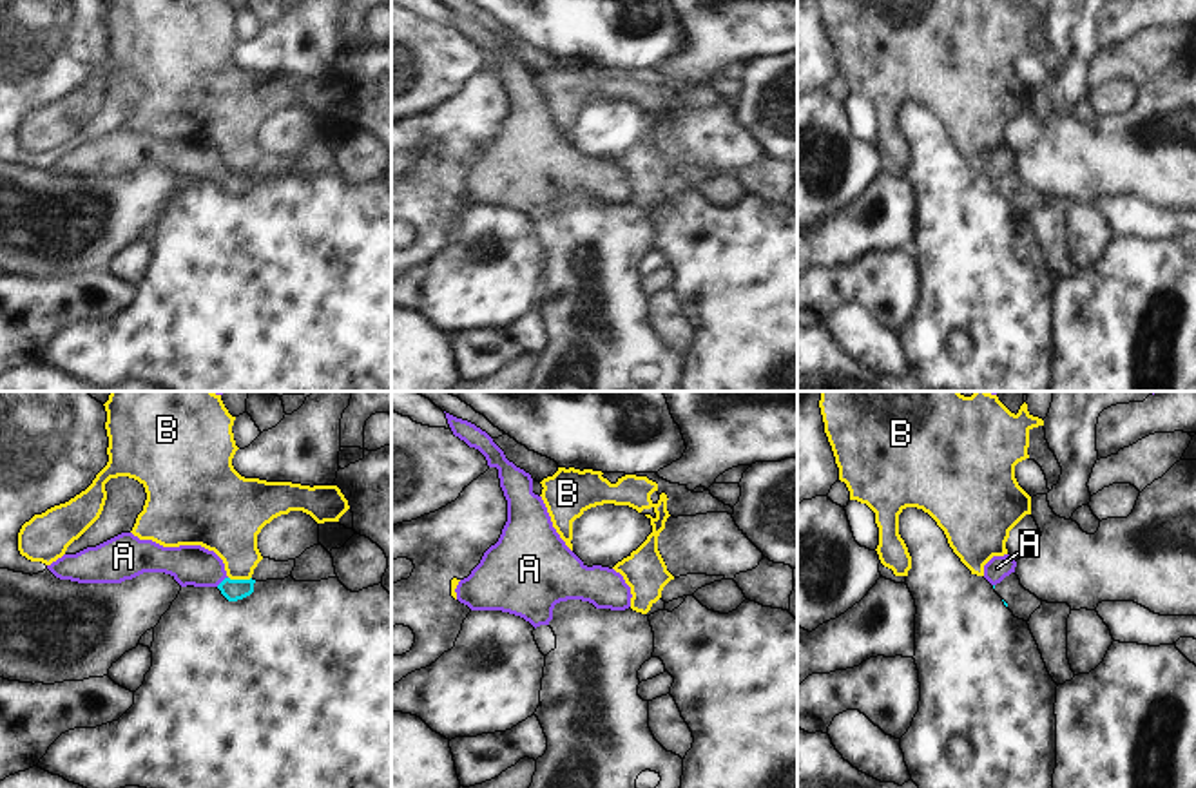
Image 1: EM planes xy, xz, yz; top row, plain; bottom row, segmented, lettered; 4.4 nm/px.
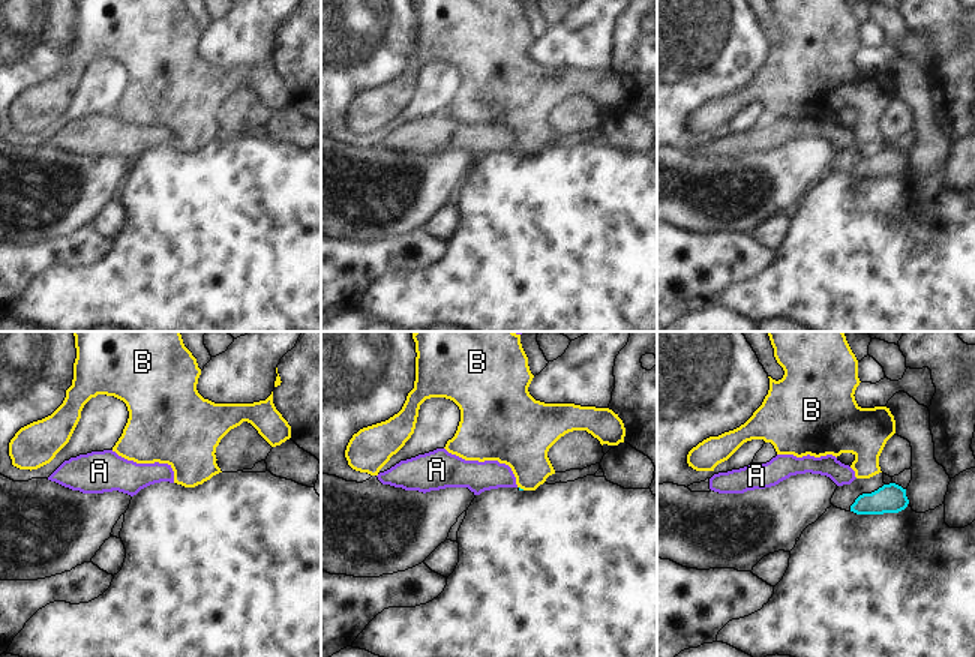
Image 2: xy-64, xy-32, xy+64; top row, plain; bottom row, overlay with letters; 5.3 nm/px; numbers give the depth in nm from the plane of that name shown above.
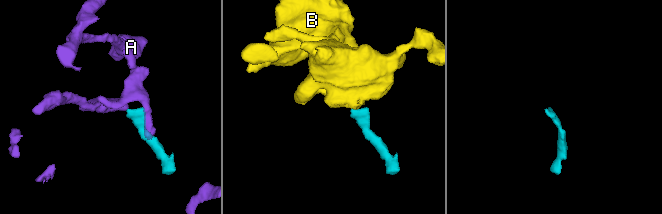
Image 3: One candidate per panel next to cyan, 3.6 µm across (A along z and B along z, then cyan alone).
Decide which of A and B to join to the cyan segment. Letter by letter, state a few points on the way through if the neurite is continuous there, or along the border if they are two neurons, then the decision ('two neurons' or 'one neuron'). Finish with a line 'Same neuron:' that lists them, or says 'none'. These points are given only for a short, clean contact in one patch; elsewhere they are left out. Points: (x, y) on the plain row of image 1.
A: way xy (232, 183), (223, 174), (196, 160); one neuron
B: border xy (229, 171), (250, 172); two neurons
Same neuron: A

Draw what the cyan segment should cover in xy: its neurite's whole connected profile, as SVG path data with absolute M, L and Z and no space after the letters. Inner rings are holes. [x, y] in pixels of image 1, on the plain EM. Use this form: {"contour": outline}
{"contour": "M121 127L96 141L63 149L47 163L78 178L121 178L143 167L170 168L181 181L217 181L228 196L254 187L256 174L230 174L223 154L201 139L163 141Z"}

